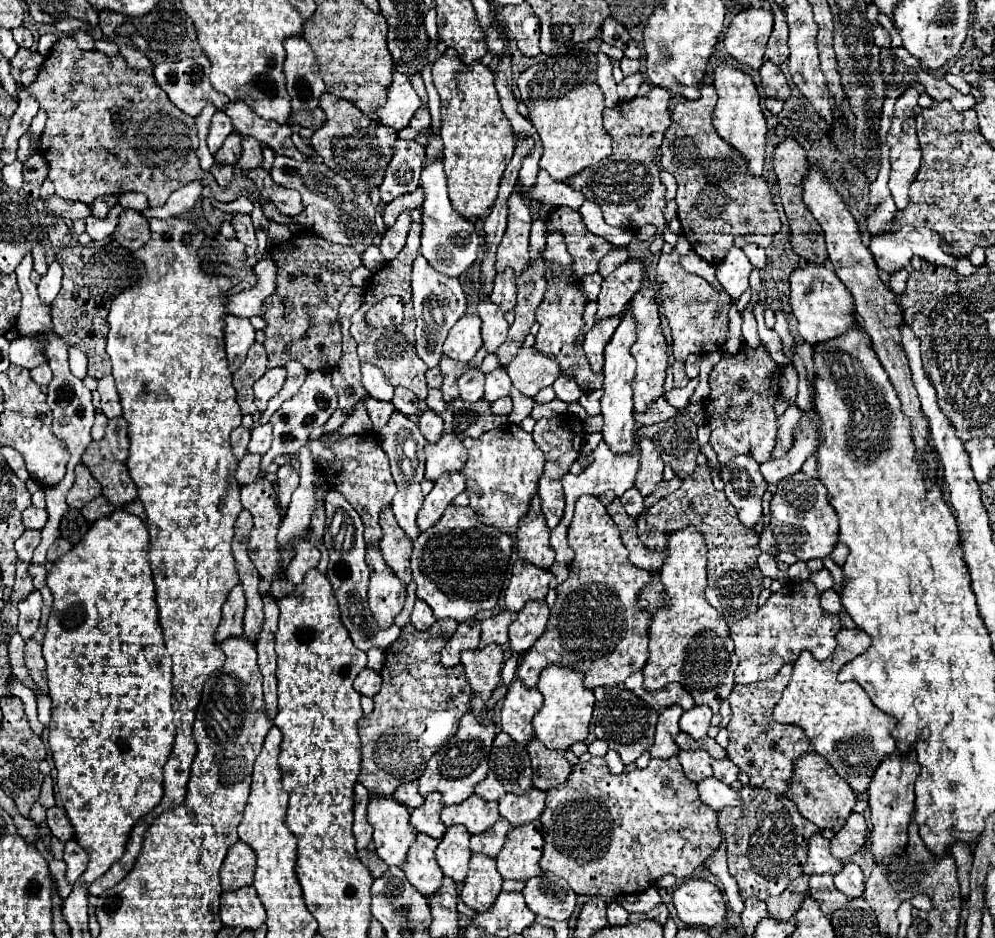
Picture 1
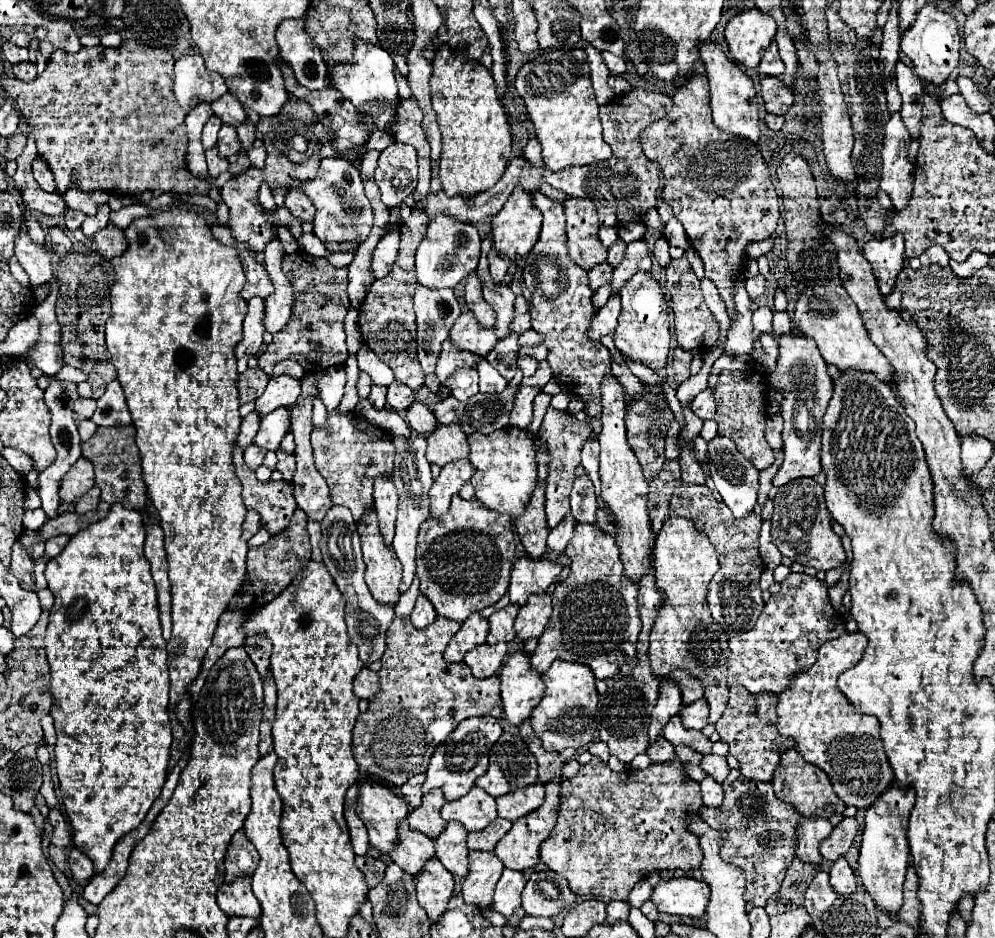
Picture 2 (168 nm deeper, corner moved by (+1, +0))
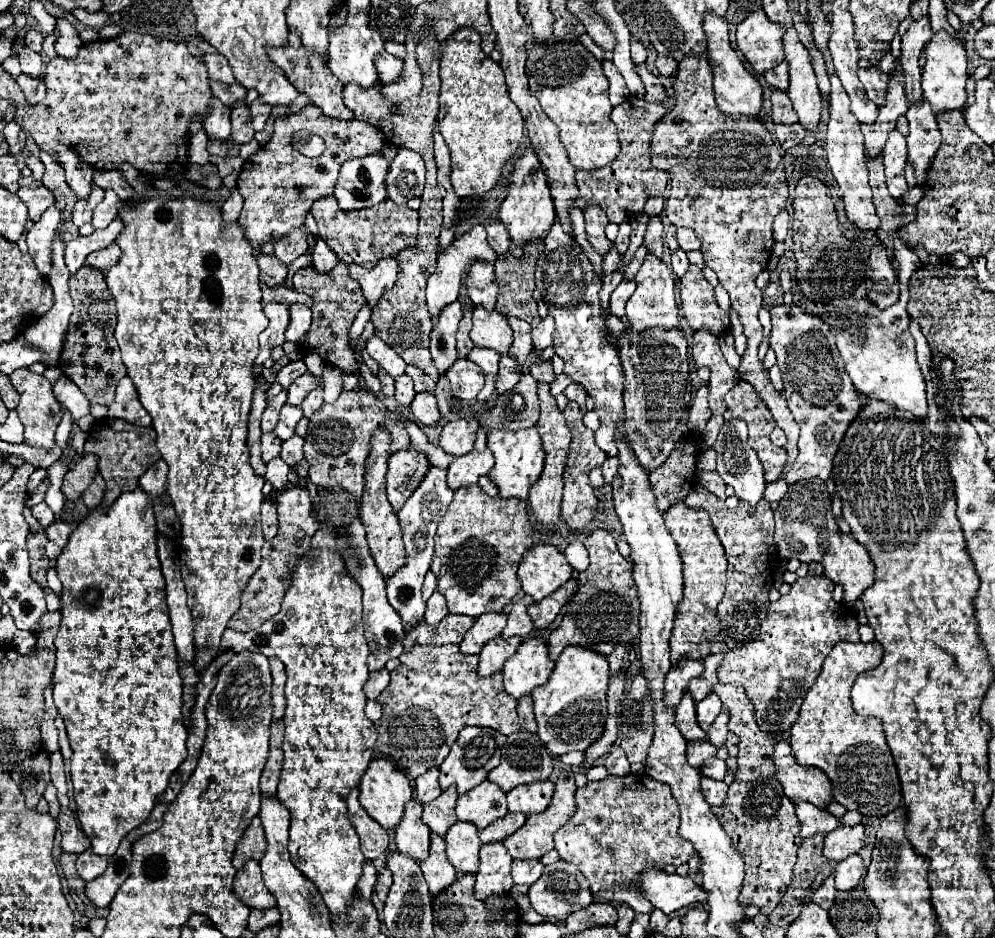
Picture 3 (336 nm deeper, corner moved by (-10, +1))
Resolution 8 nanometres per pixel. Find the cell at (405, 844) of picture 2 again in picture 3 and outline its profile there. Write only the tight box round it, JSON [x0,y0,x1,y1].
[395,800,431,862]

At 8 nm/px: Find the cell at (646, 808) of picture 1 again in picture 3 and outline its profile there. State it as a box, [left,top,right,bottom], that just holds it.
[555,774,697,912]

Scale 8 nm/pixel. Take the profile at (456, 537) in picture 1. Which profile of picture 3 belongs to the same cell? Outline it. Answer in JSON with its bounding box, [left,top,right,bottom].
[431,484,533,618]

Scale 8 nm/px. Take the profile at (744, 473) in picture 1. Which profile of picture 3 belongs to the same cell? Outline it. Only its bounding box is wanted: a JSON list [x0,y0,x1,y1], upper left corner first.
[715,420,765,506]

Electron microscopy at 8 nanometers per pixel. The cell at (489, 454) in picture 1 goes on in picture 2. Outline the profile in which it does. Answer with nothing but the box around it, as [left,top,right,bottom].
[468,427,538,517]

